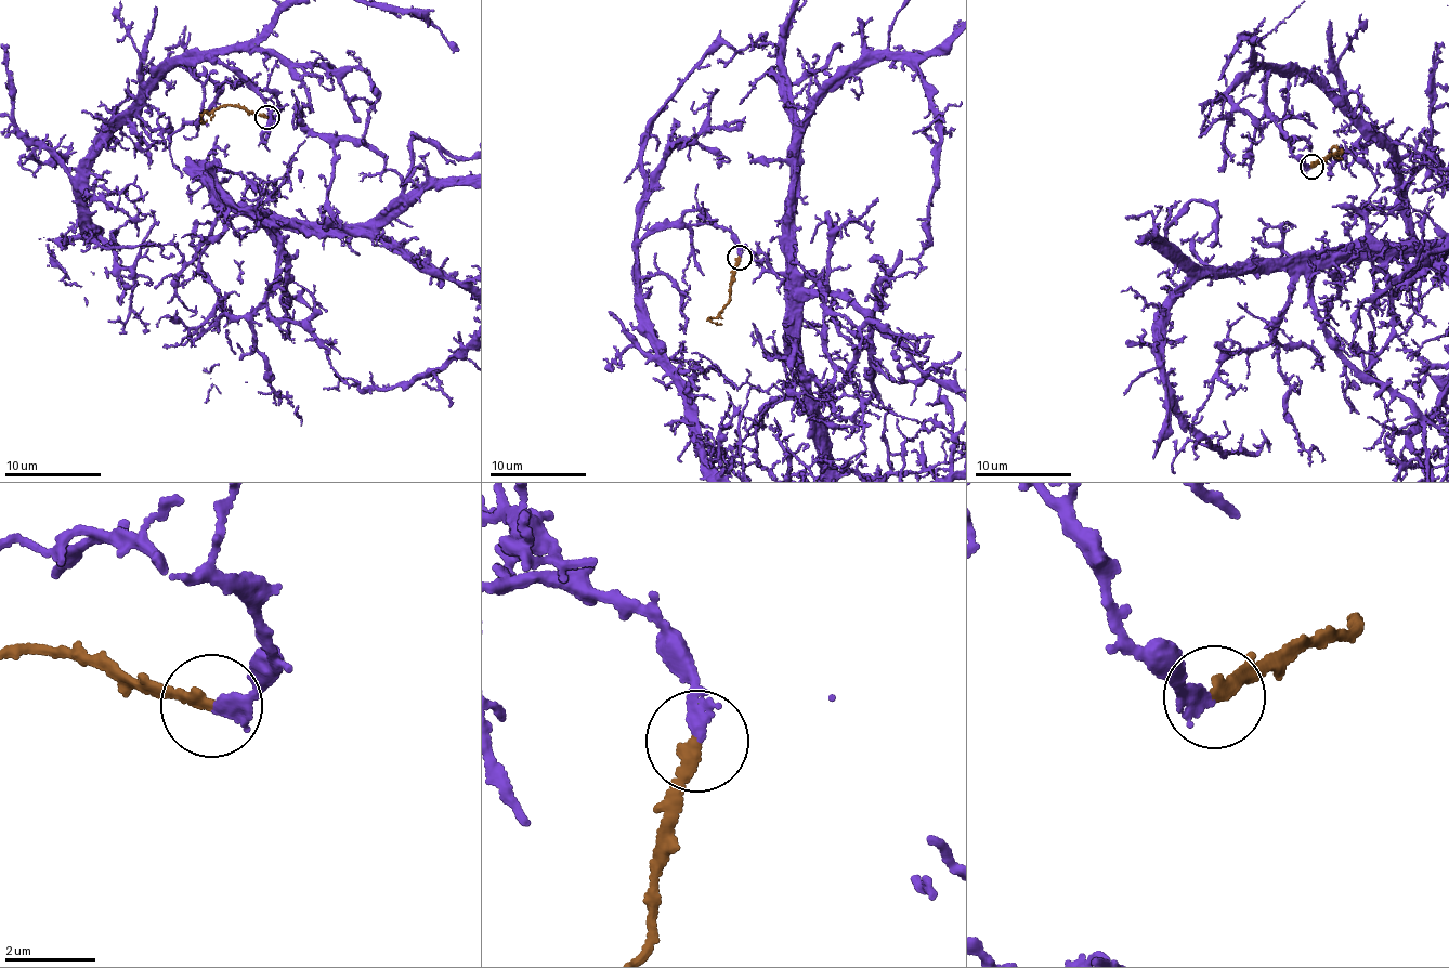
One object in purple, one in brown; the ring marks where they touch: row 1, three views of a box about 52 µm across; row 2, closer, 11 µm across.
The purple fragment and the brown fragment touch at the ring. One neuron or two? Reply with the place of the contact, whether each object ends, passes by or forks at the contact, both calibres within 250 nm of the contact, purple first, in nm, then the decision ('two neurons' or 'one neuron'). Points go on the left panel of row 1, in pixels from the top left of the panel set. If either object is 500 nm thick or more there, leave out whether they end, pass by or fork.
place (266, 117); purple ends; brown ends; calibres 200 and 220 nm; one neuron

